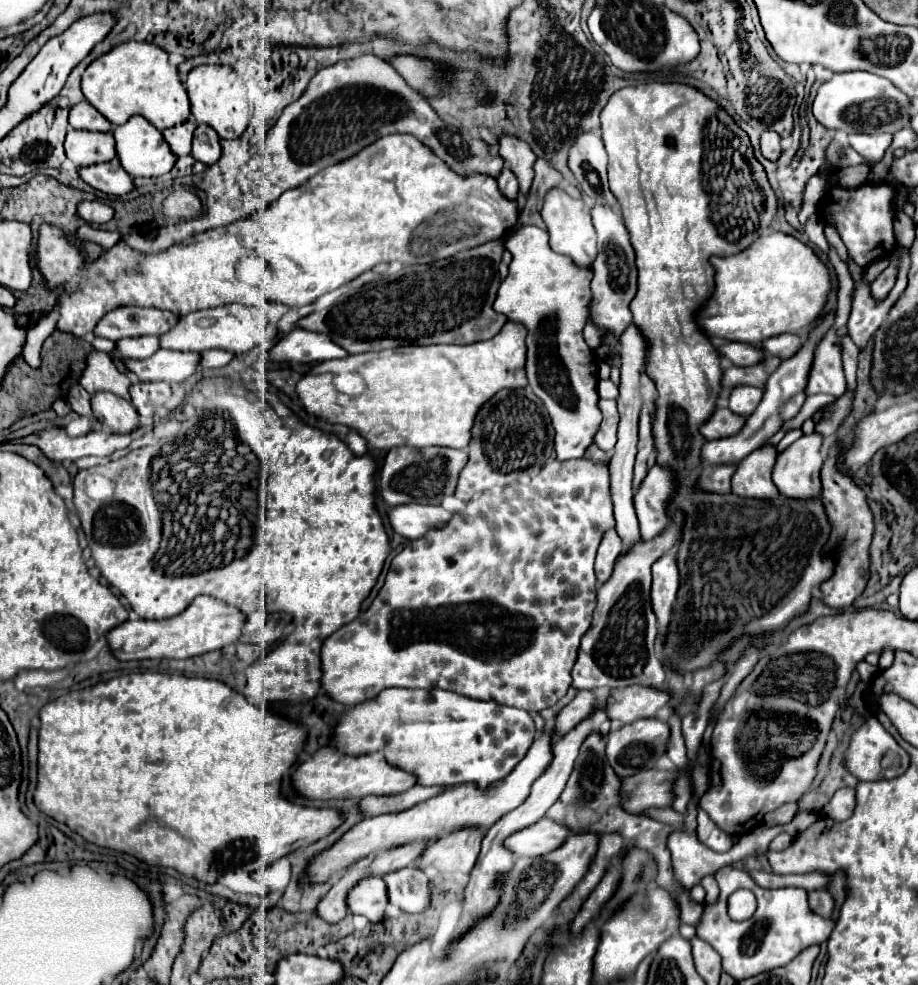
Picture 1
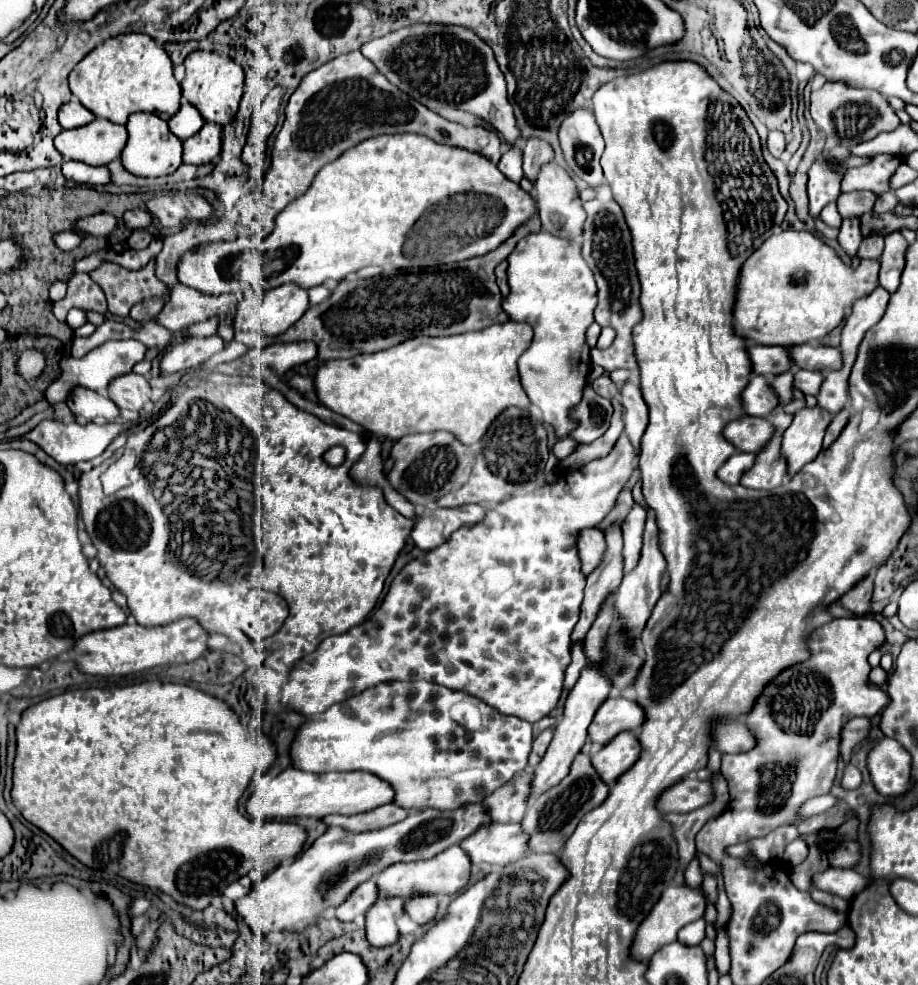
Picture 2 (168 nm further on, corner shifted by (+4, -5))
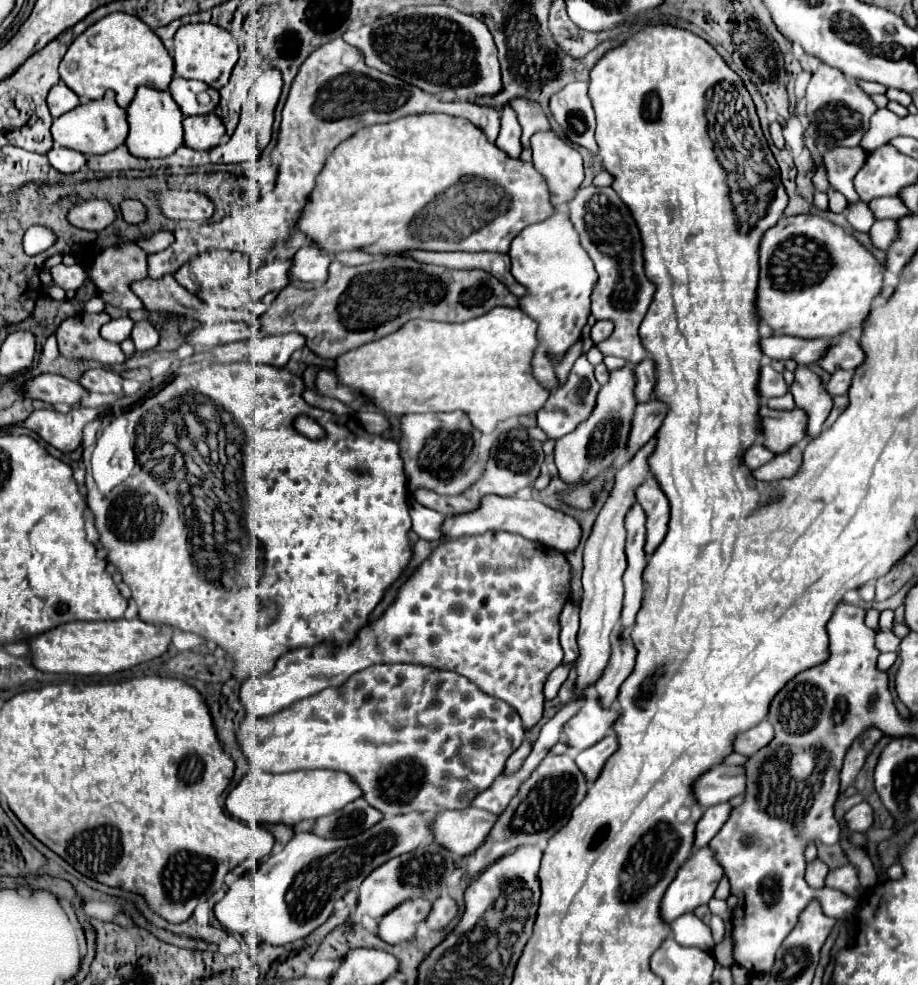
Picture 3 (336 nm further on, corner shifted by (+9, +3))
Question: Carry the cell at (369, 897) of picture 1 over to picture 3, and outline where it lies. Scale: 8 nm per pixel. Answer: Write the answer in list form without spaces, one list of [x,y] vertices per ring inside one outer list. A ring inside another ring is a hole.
[[[409,898],[401,902],[397,908],[389,910],[379,920],[379,938],[387,944],[399,944],[409,940],[415,932],[415,922],[423,920],[431,910],[431,902],[423,898]]]

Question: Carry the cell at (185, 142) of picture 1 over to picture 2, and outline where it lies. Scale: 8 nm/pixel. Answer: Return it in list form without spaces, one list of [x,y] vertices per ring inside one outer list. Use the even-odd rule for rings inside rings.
[[[184,100],[180,110],[172,116],[172,120],[168,120],[168,124],[172,134],[176,134],[180,140],[186,140],[204,126],[204,118],[200,116],[200,112],[196,112],[192,104],[186,104]]]

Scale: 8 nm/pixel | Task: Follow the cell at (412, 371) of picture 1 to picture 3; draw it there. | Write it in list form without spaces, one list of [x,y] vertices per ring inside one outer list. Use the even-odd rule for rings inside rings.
[[[493,308],[481,318],[463,322],[463,324],[445,324],[431,320],[411,320],[397,332],[383,336],[375,342],[363,344],[355,350],[341,354],[335,360],[337,380],[349,388],[357,390],[365,398],[369,398],[383,414],[405,416],[405,414],[423,414],[423,412],[455,412],[461,410],[471,416],[471,424],[489,434],[493,428],[509,418],[537,412],[549,392],[541,392],[539,384],[535,384],[529,372],[529,360],[533,356],[537,344],[537,324],[519,308]]]

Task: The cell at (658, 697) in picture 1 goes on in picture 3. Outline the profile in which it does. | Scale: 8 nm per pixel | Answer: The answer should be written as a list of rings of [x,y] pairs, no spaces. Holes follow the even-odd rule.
[[[589,696],[579,714],[565,724],[569,746],[585,750],[591,744],[597,744],[613,728],[619,714],[619,704],[603,706],[599,696]]]

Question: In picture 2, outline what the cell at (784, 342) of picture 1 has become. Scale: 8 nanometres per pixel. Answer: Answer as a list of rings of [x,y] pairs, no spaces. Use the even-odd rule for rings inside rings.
[[[800,344],[792,348],[794,372],[798,368],[814,370],[814,372],[828,372],[842,368],[842,352],[840,348],[822,346],[822,344]]]

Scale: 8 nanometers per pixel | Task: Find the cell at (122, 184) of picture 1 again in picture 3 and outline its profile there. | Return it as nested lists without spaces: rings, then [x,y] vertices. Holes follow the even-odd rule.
[[[53,146],[51,154],[47,154],[47,156],[49,156],[51,166],[57,168],[59,172],[63,172],[63,174],[79,172],[87,164],[87,158],[81,152],[75,152],[75,150],[69,150],[69,148]]]

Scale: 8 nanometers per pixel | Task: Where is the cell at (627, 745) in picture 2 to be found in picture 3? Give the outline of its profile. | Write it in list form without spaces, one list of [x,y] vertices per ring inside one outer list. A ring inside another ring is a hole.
[[[611,730],[601,742],[597,742],[595,746],[583,750],[575,760],[579,762],[579,768],[581,772],[587,776],[587,782],[593,784],[599,776],[599,772],[603,770],[605,762],[609,760],[611,754],[615,754],[619,748],[619,742],[617,742],[617,734]]]

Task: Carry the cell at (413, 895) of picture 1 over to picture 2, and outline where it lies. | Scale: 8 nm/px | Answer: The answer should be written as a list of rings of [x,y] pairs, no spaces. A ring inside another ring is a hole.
[[[416,896],[406,902],[406,914],[418,924],[428,924],[430,920],[434,920],[436,912],[438,912],[436,896]]]

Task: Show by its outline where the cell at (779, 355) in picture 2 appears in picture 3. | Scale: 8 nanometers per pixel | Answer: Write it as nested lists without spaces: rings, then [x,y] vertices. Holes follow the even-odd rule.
[[[769,336],[761,338],[759,346],[761,352],[771,360],[795,360],[799,366],[807,366],[819,360],[827,348],[827,340],[803,340],[803,338],[791,338],[791,336]]]

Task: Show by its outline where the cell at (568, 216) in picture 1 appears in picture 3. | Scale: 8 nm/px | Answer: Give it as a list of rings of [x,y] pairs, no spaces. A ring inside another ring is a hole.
[[[537,132],[531,138],[531,150],[533,150],[533,166],[535,170],[545,178],[551,194],[551,206],[557,210],[561,204],[567,204],[575,198],[575,190],[583,182],[583,160],[581,154],[565,144],[555,132]]]

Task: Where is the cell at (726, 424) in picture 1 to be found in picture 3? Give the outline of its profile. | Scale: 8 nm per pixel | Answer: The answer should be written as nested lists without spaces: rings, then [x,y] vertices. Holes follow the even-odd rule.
[[[769,406],[759,408],[759,428],[763,446],[771,452],[785,452],[789,446],[805,438],[807,416],[803,410],[771,410]]]

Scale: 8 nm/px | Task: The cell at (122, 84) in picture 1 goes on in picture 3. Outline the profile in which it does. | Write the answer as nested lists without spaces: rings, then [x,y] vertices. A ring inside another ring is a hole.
[[[113,12],[75,38],[59,64],[59,74],[81,100],[101,100],[107,90],[113,90],[117,104],[127,108],[139,86],[169,88],[173,80],[173,58],[147,24],[131,14]]]

